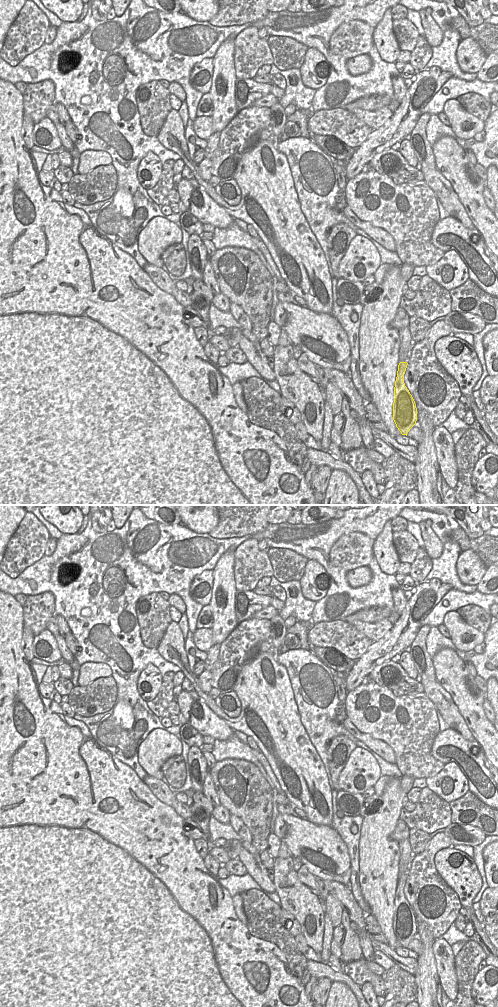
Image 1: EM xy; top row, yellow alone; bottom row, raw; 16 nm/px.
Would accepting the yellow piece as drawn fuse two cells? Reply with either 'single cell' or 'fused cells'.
single cell

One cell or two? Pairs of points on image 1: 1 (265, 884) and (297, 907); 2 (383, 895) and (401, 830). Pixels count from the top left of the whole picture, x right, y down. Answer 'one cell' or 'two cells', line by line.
1: two cells
2: two cells

